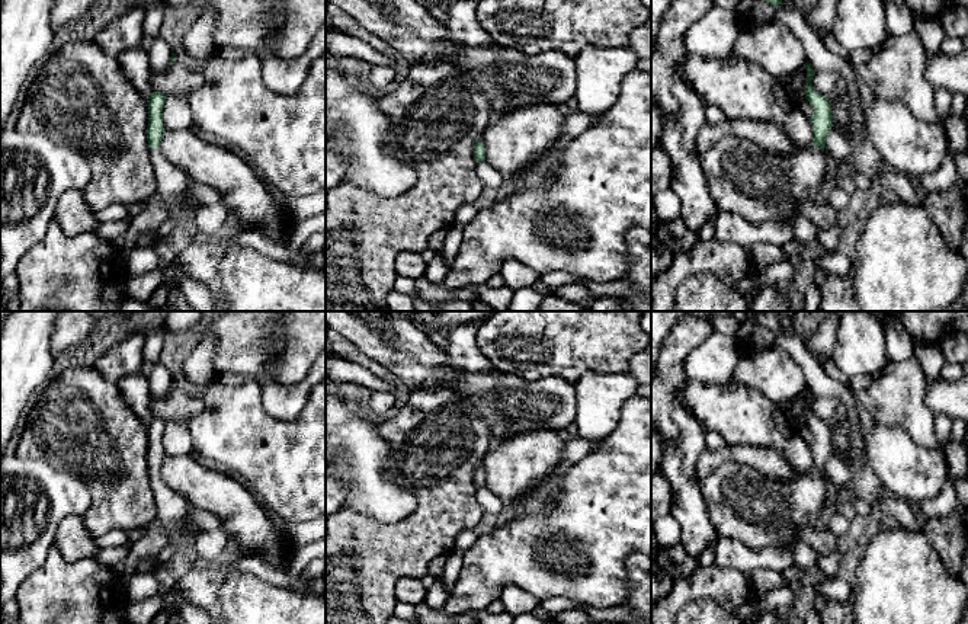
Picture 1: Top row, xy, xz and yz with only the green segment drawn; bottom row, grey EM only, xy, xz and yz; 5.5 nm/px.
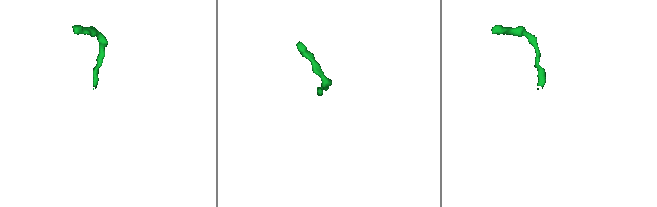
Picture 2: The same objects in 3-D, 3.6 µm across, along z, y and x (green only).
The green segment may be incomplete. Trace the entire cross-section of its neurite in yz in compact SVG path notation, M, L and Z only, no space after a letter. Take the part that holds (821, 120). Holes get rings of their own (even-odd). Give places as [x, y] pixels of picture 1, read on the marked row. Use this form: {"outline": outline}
{"outline": "M807 61L805 99L812 108L812 143L795 154L773 154L759 144L725 137L701 156L711 198L719 211L751 224L785 221L799 215L804 201L823 199L826 138L833 127L831 103L811 84Z"}

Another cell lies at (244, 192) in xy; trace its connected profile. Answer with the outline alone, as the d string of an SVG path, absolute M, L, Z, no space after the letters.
M190 128L164 131L160 147L163 156L186 176L221 193L230 214L237 215L240 230L263 230L272 239L286 239L291 221L240 153L208 143Z

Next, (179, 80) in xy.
M173 64L164 71L153 71L150 84L153 92L186 97L205 83L202 70L190 70L182 64Z

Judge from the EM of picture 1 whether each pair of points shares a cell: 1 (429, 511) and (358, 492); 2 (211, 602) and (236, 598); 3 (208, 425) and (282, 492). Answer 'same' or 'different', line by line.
1: different
2: different
3: same

